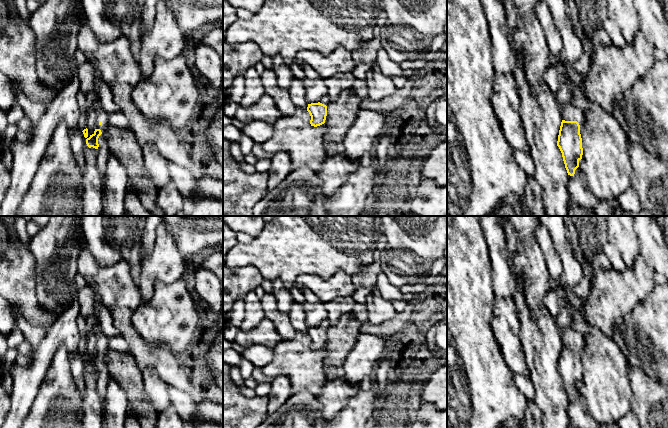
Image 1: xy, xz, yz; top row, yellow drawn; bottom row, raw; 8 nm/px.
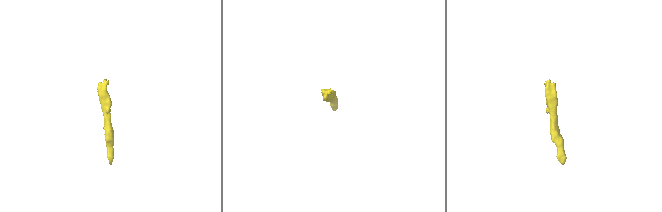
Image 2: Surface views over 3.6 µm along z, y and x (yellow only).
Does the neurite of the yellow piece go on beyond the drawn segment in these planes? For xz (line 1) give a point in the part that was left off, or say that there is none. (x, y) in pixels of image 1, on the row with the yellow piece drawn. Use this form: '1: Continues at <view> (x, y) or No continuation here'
1: Continues at xz (326, 100)

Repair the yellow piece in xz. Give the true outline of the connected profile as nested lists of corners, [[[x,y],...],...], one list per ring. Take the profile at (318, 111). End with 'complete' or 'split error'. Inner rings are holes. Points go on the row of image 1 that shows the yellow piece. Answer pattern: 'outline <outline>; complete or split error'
outline [[[325,95],[318,103],[308,104],[307,111],[311,116],[311,126],[317,127],[325,123],[327,116],[327,106],[331,99],[329,95]]]; split error

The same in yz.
outline [[[543,0],[552,12],[556,27],[561,35],[563,49],[560,63],[567,74],[560,90],[555,94],[561,110],[562,122],[559,130],[557,146],[559,147],[568,175],[574,176],[582,159],[583,148],[580,126],[584,115],[581,109],[573,105],[575,97],[579,96],[579,86],[584,83],[585,76],[573,69],[571,64],[580,60],[584,54],[583,42],[567,25],[567,13],[564,0]]]; split error

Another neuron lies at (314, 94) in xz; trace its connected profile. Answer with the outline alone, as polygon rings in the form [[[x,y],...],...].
[[[303,65],[302,69],[305,73],[303,84],[305,86],[305,97],[309,104],[318,103],[328,94],[329,87],[326,80],[319,76],[310,66]]]

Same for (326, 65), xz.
[[[342,47],[330,54],[303,49],[296,54],[295,61],[301,66],[310,66],[324,80],[330,79],[338,73],[352,73],[356,66],[351,51]]]

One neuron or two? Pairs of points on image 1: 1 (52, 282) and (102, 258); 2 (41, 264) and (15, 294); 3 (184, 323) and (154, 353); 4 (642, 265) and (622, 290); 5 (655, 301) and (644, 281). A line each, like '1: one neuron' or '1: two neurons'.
1: two neurons
2: two neurons
3: two neurons
4: one neuron
5: two neurons

